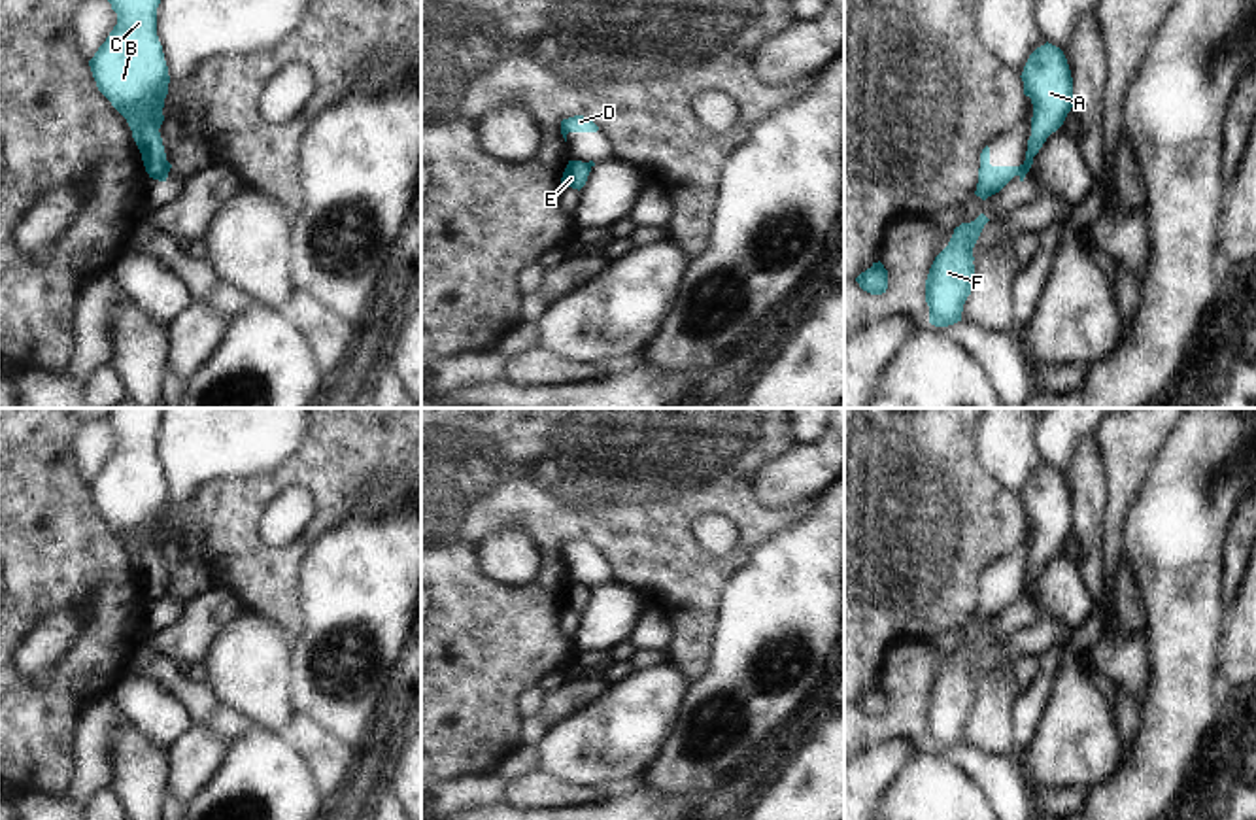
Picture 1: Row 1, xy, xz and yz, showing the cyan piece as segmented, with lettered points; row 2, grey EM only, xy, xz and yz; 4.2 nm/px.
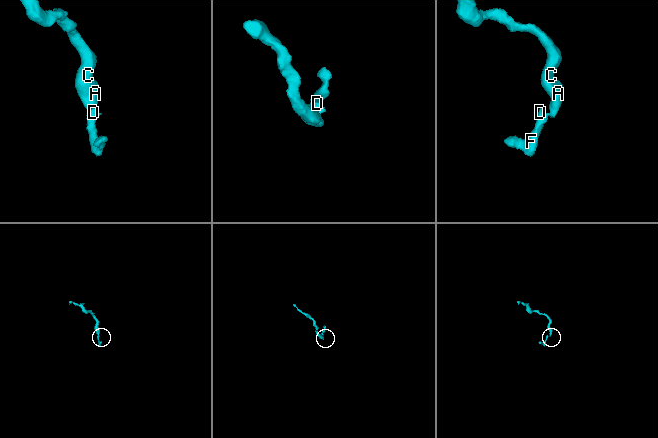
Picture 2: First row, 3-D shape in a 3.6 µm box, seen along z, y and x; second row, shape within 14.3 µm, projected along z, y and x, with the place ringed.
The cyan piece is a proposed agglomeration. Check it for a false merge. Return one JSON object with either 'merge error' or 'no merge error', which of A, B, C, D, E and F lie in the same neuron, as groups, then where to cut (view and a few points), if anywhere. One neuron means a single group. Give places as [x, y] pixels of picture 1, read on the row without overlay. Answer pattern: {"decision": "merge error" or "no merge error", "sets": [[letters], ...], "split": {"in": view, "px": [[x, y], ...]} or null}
{"decision": "merge error", "sets": [["A", "B", "C", "E"], ["D", "F"]], "split": {"in": "yz", "px": [[1022, 588], [1024, 599]]}}

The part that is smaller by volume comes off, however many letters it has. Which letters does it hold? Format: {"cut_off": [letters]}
{"cut_off": ["D", "F"]}

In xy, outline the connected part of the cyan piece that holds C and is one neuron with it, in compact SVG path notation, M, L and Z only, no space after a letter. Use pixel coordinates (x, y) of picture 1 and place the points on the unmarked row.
M110 408L104 418L117 448L89 484L98 514L127 542L149 601L166 605L161 561L168 489L157 459L162 408Z

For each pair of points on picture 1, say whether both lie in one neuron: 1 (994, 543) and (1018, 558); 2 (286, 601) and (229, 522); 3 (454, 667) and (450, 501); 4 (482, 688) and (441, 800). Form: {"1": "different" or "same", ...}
{"1": "different", "2": "same", "3": "same", "4": "different"}

